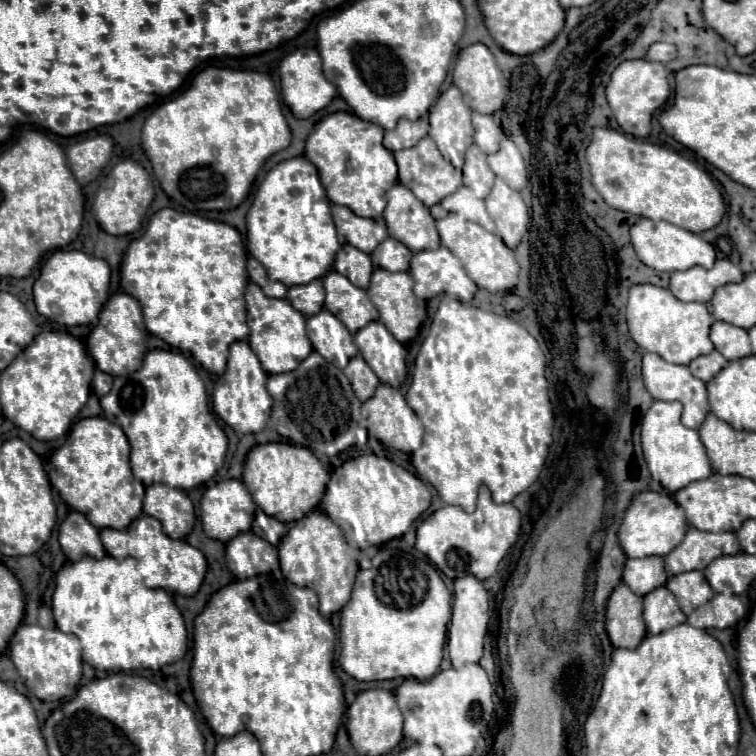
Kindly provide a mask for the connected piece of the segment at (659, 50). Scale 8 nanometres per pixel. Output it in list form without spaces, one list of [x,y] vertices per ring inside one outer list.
[[[654,42],[646,54],[646,60],[652,62],[670,62],[674,58],[676,58],[676,46],[668,42]]]

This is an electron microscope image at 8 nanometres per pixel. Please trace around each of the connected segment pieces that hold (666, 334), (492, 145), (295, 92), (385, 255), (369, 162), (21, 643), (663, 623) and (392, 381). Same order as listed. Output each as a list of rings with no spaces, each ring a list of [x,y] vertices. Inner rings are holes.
[[[636,284],[630,288],[626,304],[626,322],[632,340],[646,352],[654,352],[666,362],[688,364],[696,356],[708,354],[714,350],[714,344],[708,338],[714,318],[710,316],[706,304],[698,302],[680,302],[670,294],[668,288],[652,284]]]
[[[474,112],[472,114],[472,124],[474,124],[474,142],[480,146],[482,152],[494,154],[498,150],[498,144],[502,140],[502,128],[494,122],[492,116]]]
[[[298,48],[280,62],[280,86],[282,86],[284,102],[292,108],[292,112],[298,118],[312,116],[314,112],[328,106],[332,102],[332,98],[336,96],[336,86],[332,86],[324,78],[320,54],[314,48]]]
[[[386,238],[372,252],[374,266],[390,272],[406,272],[410,266],[410,258],[412,258],[412,252],[396,238]]]
[[[334,112],[316,124],[314,132],[306,138],[304,158],[310,160],[318,168],[320,182],[326,188],[328,200],[332,204],[350,206],[350,210],[354,210],[354,214],[362,214],[364,218],[382,216],[382,210],[386,206],[384,192],[390,190],[390,186],[394,186],[398,182],[398,168],[394,162],[394,154],[382,146],[382,134],[384,134],[384,130],[378,124],[366,122],[352,112]]]
[[[22,624],[10,640],[10,658],[12,658],[18,674],[26,680],[26,686],[40,700],[62,700],[62,698],[68,698],[76,692],[78,682],[82,678],[82,656],[80,656],[80,652],[82,652],[82,648],[80,648],[78,638],[74,638],[74,634],[64,634],[58,628],[42,628],[38,624],[36,626]]]
[[[660,586],[644,596],[644,622],[650,634],[660,634],[662,630],[686,622],[686,616],[680,610],[674,594]]]
[[[370,322],[354,334],[362,358],[376,372],[380,382],[398,388],[407,375],[406,347],[398,342],[382,322]]]

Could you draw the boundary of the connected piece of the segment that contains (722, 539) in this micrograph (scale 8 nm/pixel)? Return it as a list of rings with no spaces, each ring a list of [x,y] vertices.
[[[688,528],[686,538],[666,558],[666,570],[670,574],[704,570],[714,558],[722,554],[738,554],[740,542],[734,532],[702,532]]]

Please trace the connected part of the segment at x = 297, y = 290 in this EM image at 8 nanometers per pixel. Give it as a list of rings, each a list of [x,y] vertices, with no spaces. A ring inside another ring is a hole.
[[[312,280],[308,284],[300,286],[290,286],[286,294],[288,302],[302,314],[312,316],[324,306],[324,290],[322,290],[322,280]]]

